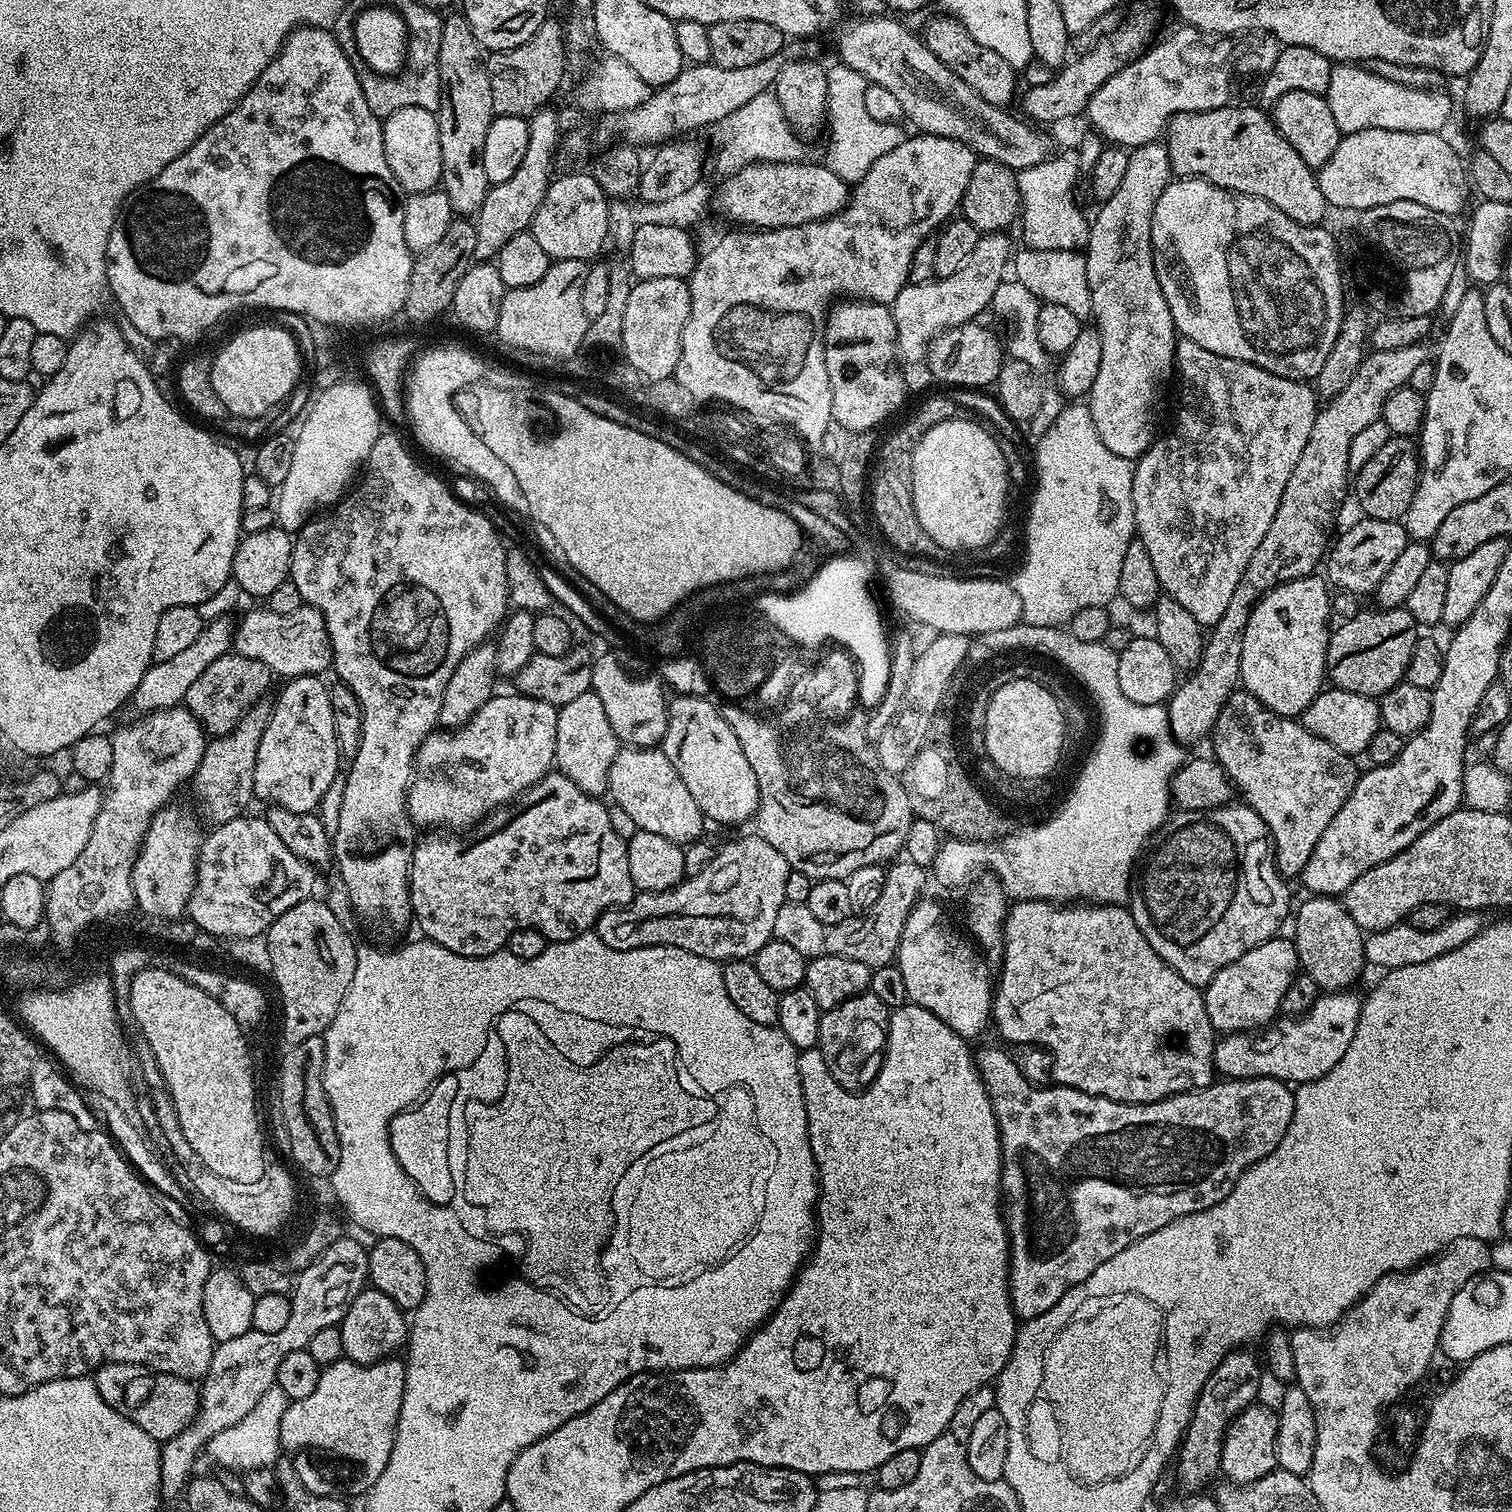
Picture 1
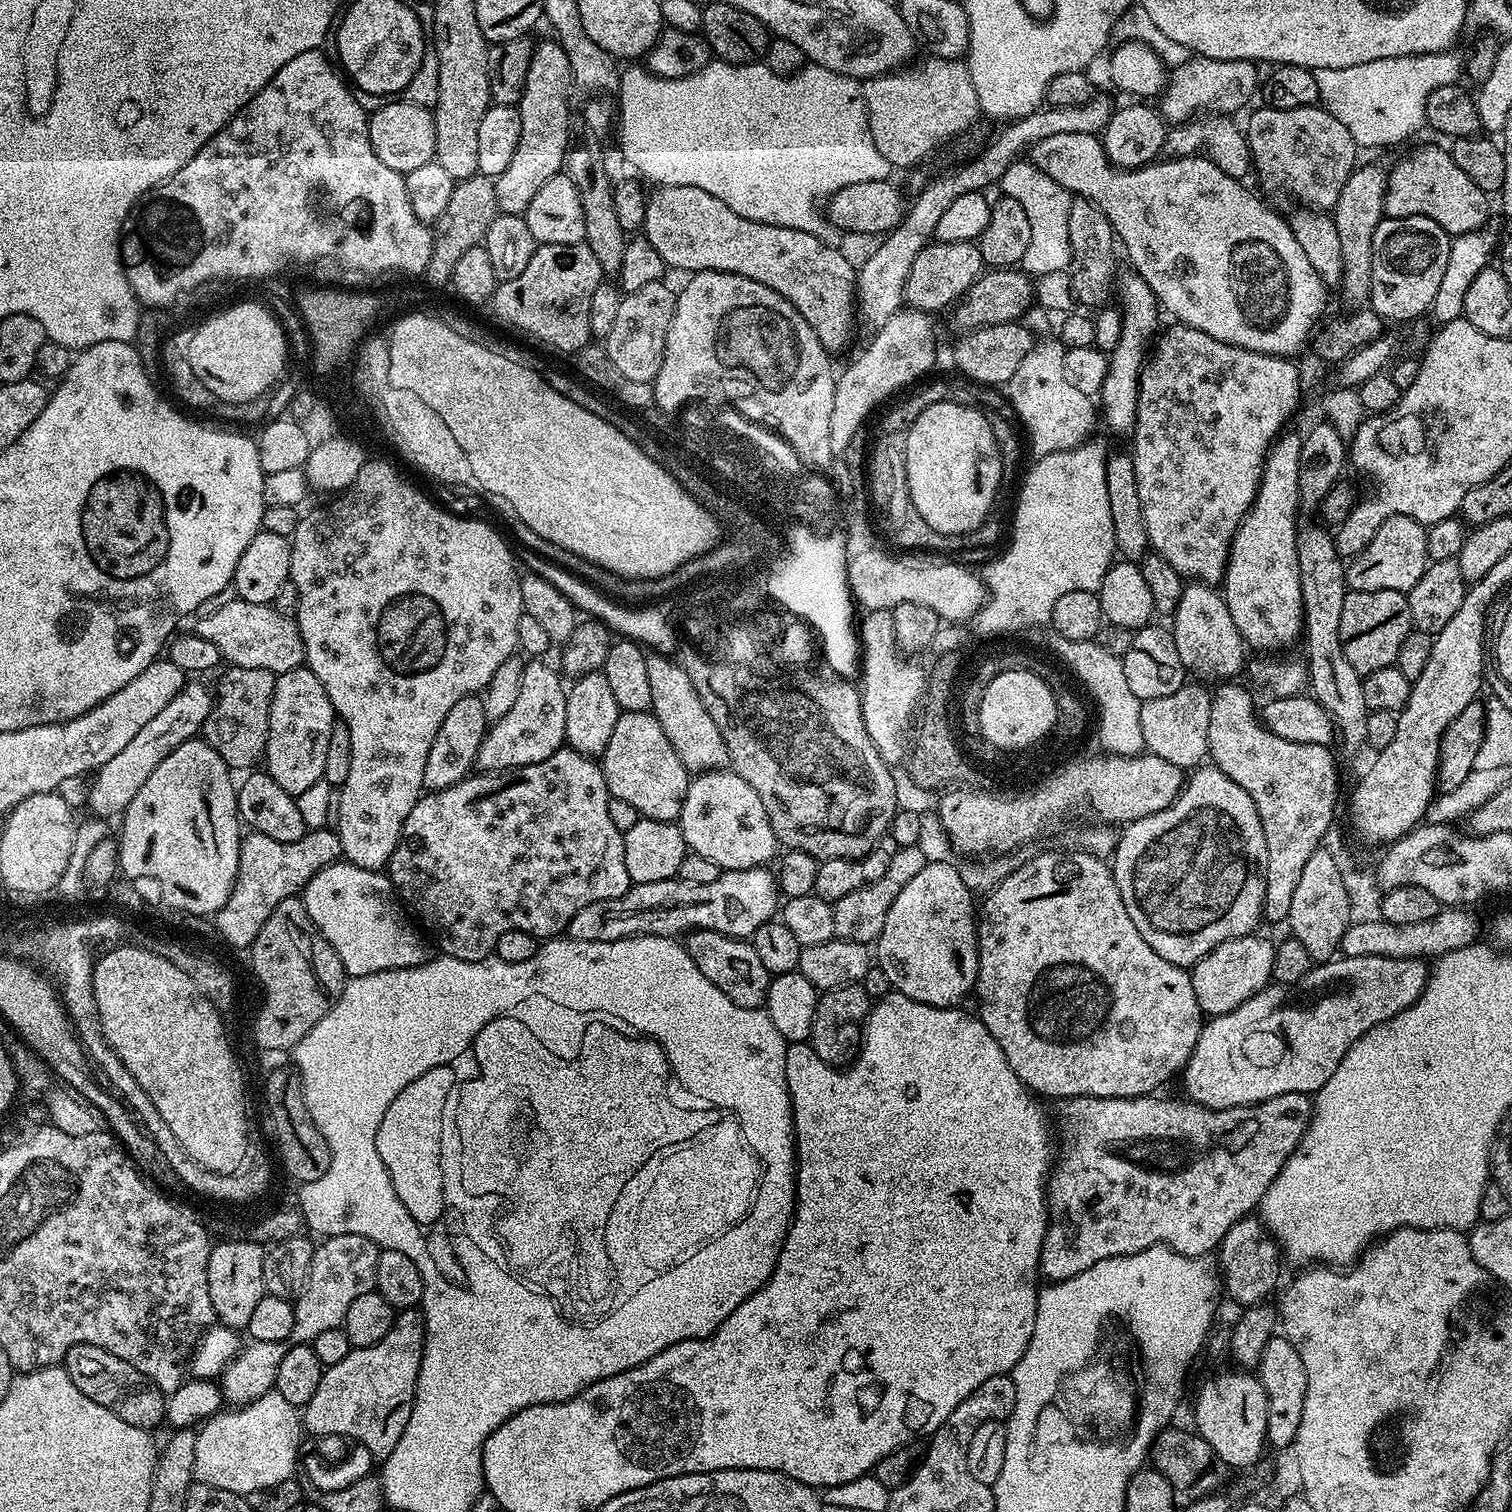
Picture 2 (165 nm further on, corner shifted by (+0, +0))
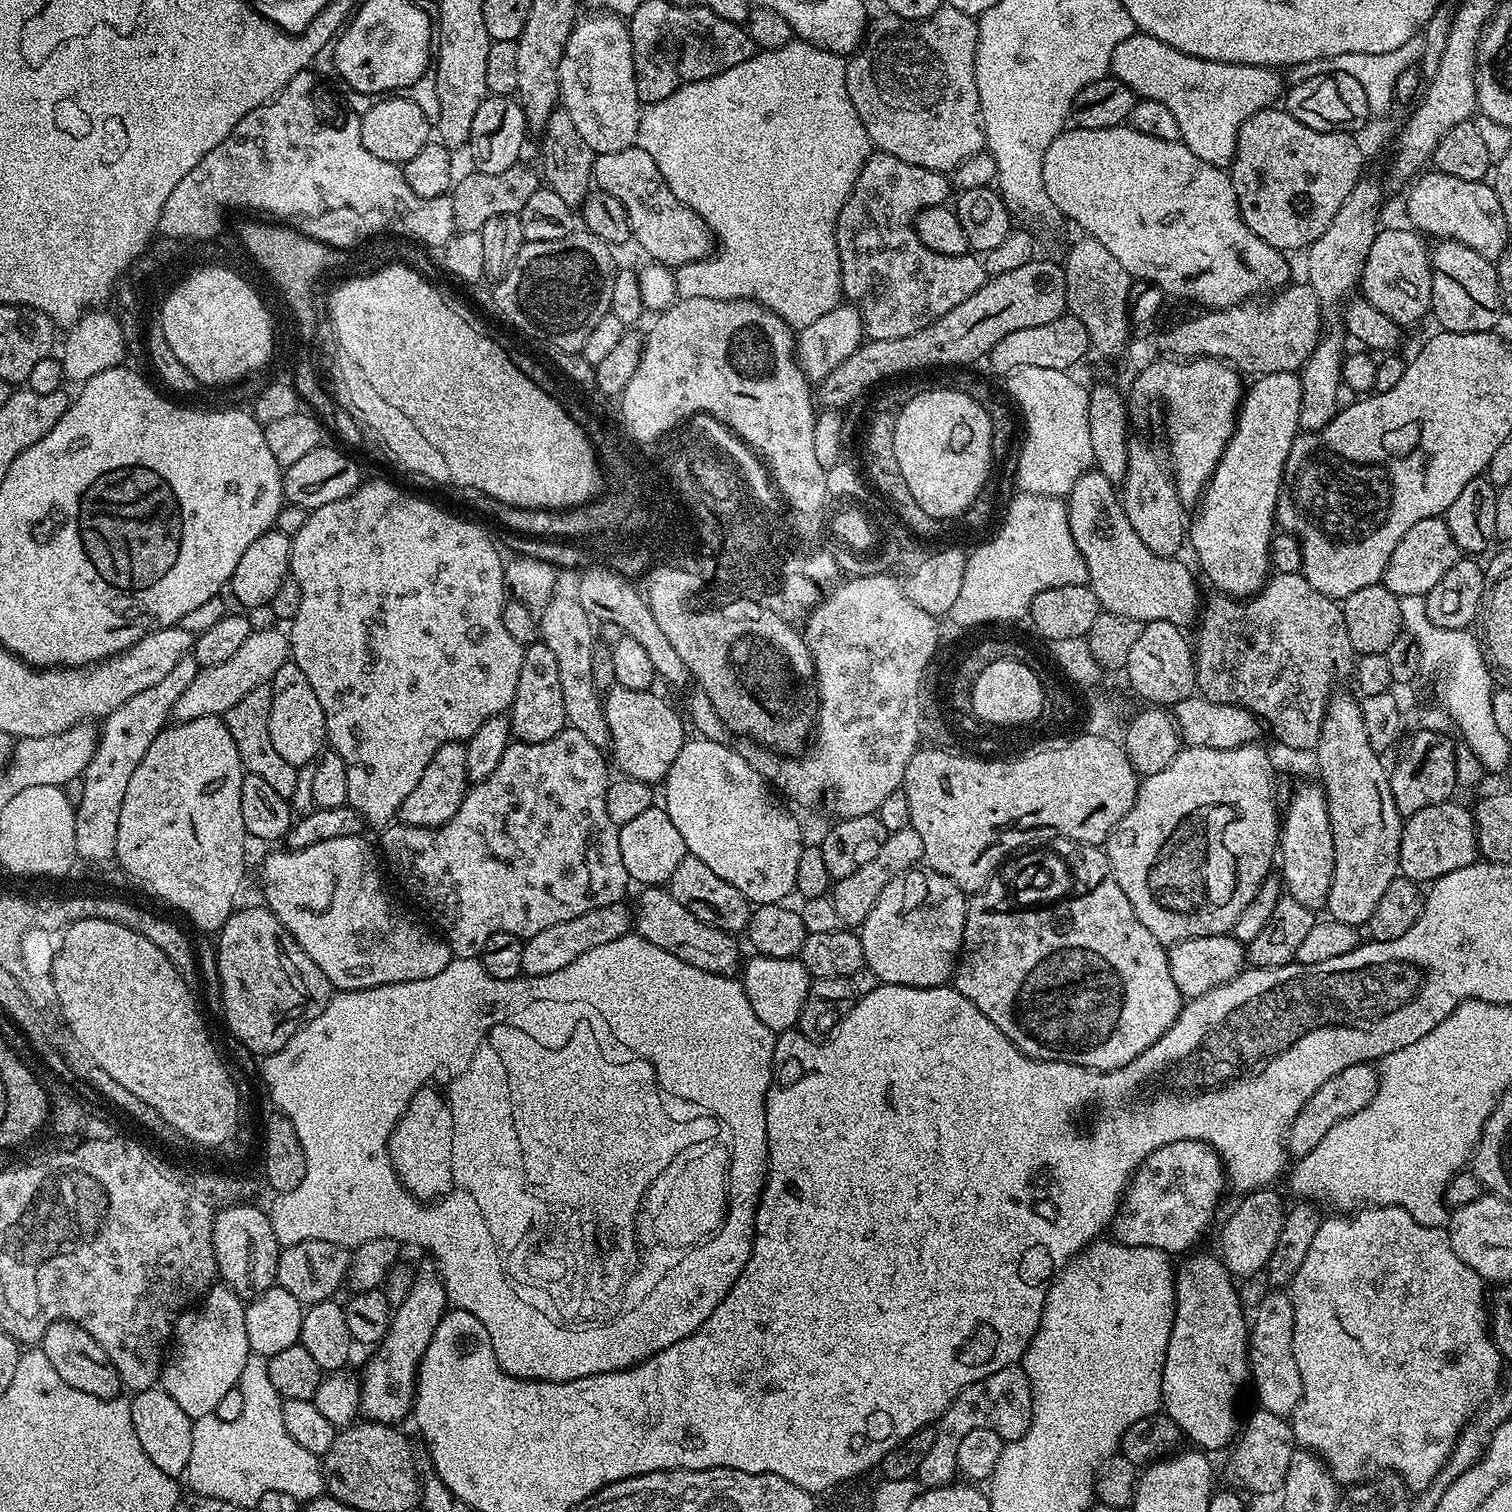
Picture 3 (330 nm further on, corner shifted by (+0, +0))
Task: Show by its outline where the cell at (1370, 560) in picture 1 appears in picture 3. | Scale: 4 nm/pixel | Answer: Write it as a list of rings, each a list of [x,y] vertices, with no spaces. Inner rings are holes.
[[[1439,516],[1422,518],[1414,522],[1414,526],[1410,526],[1410,530],[1402,534],[1402,542],[1394,546],[1394,554],[1390,554],[1382,583],[1386,590],[1398,597],[1425,597],[1430,590],[1434,590],[1434,586],[1438,586],[1442,574],[1446,574],[1446,570],[1450,570],[1450,566],[1461,559],[1460,548],[1454,542],[1444,519]]]

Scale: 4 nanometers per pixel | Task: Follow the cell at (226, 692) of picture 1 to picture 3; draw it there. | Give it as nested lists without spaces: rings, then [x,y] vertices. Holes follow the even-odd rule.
[[[271,683],[259,684],[244,695],[239,702],[234,702],[222,719],[230,730],[230,738],[234,738],[234,746],[238,746],[238,754],[242,758],[245,769],[258,778],[266,778],[273,790],[278,790],[286,798],[292,798],[296,787],[300,784],[297,765],[286,762],[278,750],[274,750],[274,742],[270,742],[270,702],[272,701]]]

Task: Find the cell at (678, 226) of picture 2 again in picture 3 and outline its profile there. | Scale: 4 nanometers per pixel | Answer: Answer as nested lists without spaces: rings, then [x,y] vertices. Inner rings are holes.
[[[633,146],[626,150],[614,150],[614,154],[597,155],[592,167],[592,178],[599,191],[614,194],[614,198],[618,198],[618,202],[622,202],[622,206],[626,210],[626,218],[630,222],[632,240],[640,243],[640,248],[648,255],[649,261],[664,264],[675,270],[690,262],[704,260],[712,255],[714,251],[712,231],[708,229],[706,222],[697,212],[690,210],[690,206],[683,204],[672,193],[666,178],[662,178],[662,170],[658,170],[658,166],[654,166],[654,158],[650,158],[650,154],[646,154],[646,150]]]

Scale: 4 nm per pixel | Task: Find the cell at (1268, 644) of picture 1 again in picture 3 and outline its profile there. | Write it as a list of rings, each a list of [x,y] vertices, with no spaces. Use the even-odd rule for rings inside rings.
[[[1275,372],[1253,381],[1241,403],[1230,442],[1199,501],[1200,513],[1186,532],[1205,578],[1216,587],[1213,589],[1237,598],[1255,596],[1269,579],[1269,556],[1277,527],[1276,499],[1290,446],[1301,431],[1299,375]]]

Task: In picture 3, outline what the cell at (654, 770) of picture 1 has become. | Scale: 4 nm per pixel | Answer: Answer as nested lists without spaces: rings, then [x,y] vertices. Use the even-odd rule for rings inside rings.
[[[615,683],[603,693],[602,699],[604,713],[606,714],[606,726],[610,726],[610,738],[612,739],[610,745],[611,763],[615,767],[617,764],[623,775],[635,780],[641,780],[650,785],[663,781],[670,770],[670,766],[674,766],[674,758],[678,758],[678,750],[682,750],[686,739],[685,721],[682,716],[682,721],[680,721],[679,714],[656,693],[656,690],[626,690],[626,686]]]

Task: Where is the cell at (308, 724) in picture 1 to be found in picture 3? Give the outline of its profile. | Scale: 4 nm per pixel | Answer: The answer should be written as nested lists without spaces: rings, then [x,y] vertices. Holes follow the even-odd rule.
[[[289,662],[275,672],[270,683],[270,742],[274,742],[274,750],[278,750],[286,762],[297,766],[311,765],[325,747],[328,731],[322,705],[310,686],[310,678],[306,678],[296,664]]]

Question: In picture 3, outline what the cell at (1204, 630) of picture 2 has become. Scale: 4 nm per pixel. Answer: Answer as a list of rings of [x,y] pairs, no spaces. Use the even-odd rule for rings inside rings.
[[[1089,470],[1071,488],[1066,503],[1071,536],[1086,562],[1089,588],[1098,598],[1103,611],[1134,618],[1143,624],[1166,620],[1182,628],[1186,623],[1195,621],[1200,610],[1200,597],[1198,598],[1198,586],[1191,570],[1180,559],[1156,555],[1143,545],[1142,538],[1135,533],[1134,526],[1130,525],[1113,481],[1098,471]]]

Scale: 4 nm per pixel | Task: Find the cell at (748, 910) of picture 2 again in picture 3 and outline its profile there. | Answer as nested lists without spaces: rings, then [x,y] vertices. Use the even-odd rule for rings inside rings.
[[[621,902],[590,910],[586,914],[578,914],[578,918],[570,918],[570,922],[558,922],[554,926],[546,926],[546,930],[538,930],[538,934],[524,940],[522,950],[522,973],[526,976],[554,974],[554,970],[562,970],[562,966],[570,966],[574,958],[586,954],[586,950],[594,950],[594,946],[602,946],[605,942],[614,942],[617,938],[629,935],[634,928],[634,912],[627,903]]]

